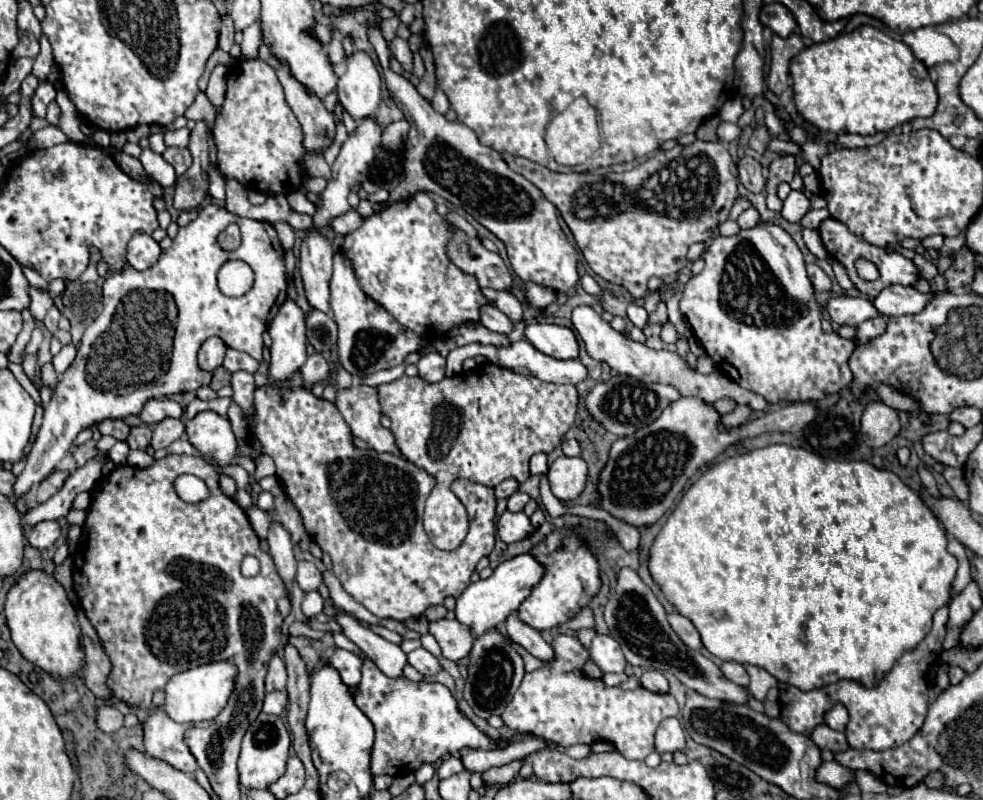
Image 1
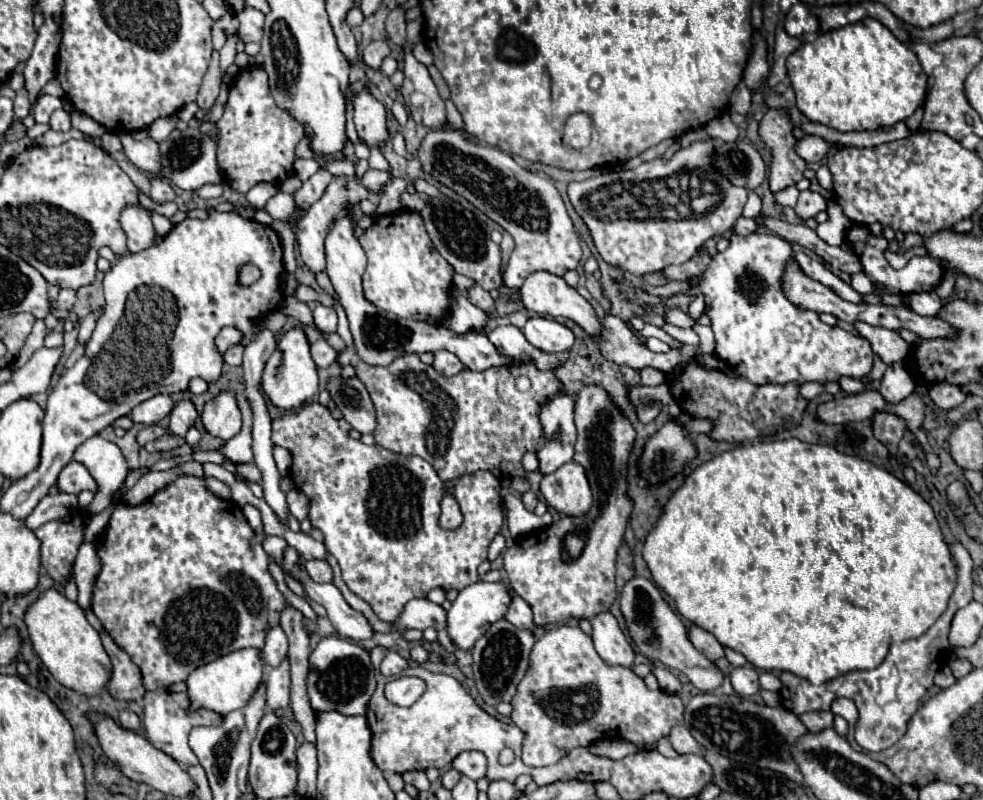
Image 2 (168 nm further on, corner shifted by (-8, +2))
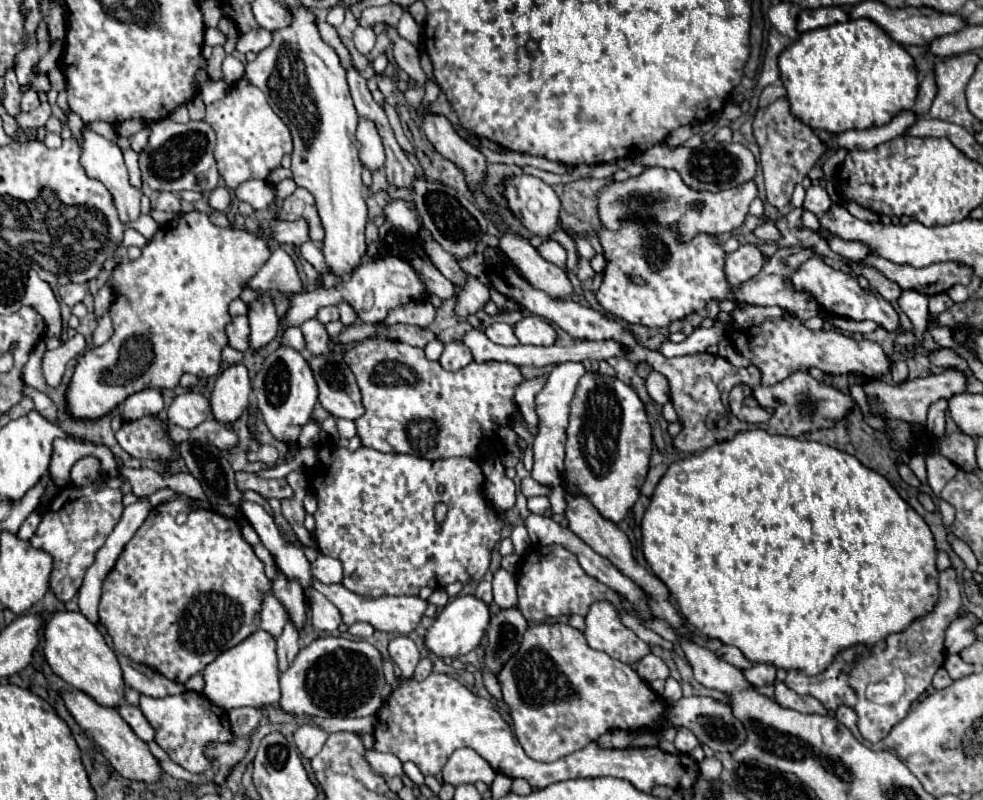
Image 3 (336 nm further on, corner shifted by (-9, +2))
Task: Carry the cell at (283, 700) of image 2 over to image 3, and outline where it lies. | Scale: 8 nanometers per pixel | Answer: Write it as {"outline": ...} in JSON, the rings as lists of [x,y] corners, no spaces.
{"outline":[[[286,622],[282,634],[276,638],[278,642],[278,666],[280,672],[284,672],[288,668],[288,662],[292,662],[292,658],[298,654],[300,644],[298,644],[298,628],[294,626],[294,622]]]}

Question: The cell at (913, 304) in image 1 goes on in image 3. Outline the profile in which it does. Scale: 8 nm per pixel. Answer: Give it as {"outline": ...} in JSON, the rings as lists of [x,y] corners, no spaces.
{"outline":[[[936,294],[936,296],[930,296],[930,314],[936,316],[936,314],[948,310],[952,304],[954,304],[954,302],[950,300],[948,294]]]}

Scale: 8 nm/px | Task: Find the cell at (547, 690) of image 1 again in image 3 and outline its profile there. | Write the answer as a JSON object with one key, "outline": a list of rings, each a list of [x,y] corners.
{"outline":[[[532,624],[524,632],[518,652],[498,672],[504,702],[510,706],[514,734],[524,752],[538,762],[552,762],[568,756],[588,742],[596,742],[610,730],[640,730],[656,728],[664,714],[664,700],[620,660],[610,658],[606,652],[592,650],[582,632],[568,624]]]}

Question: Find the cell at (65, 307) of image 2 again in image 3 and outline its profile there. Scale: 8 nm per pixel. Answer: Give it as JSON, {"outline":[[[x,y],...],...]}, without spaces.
{"outline":[[[66,284],[66,286],[60,286],[60,298],[68,306],[74,306],[74,304],[82,302],[84,294],[86,294],[86,286],[84,284]]]}

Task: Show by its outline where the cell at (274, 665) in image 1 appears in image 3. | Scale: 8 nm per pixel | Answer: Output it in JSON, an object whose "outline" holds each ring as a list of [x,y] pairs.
{"outline":[[[268,590],[262,598],[262,610],[260,610],[260,628],[270,632],[274,638],[280,636],[280,630],[286,622],[286,610],[280,604],[280,600],[274,596],[272,590]]]}

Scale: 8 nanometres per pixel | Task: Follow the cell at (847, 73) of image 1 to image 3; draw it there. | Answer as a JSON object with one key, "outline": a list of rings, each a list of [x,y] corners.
{"outline":[[[866,18],[802,32],[796,42],[780,52],[778,68],[780,80],[786,88],[786,98],[790,102],[790,112],[812,130],[828,130],[832,134],[852,128],[864,130],[872,126],[884,126],[900,110],[910,110],[918,92],[918,76],[912,56]]]}

